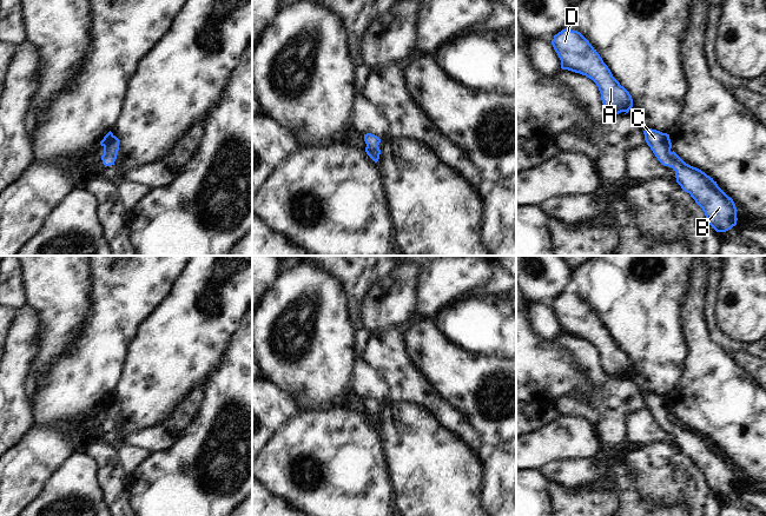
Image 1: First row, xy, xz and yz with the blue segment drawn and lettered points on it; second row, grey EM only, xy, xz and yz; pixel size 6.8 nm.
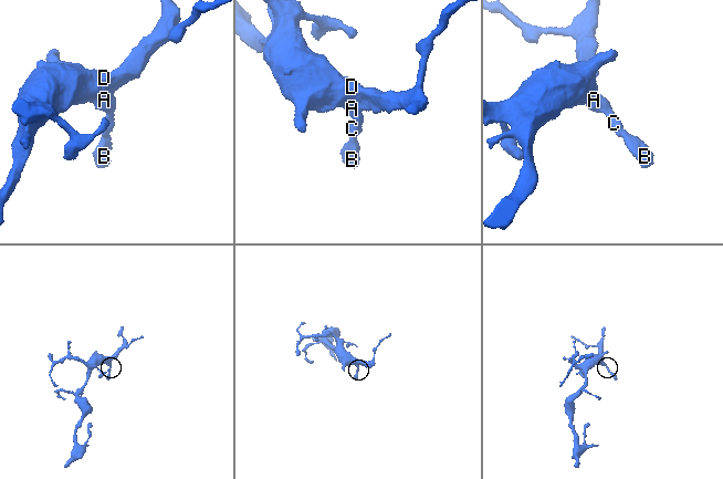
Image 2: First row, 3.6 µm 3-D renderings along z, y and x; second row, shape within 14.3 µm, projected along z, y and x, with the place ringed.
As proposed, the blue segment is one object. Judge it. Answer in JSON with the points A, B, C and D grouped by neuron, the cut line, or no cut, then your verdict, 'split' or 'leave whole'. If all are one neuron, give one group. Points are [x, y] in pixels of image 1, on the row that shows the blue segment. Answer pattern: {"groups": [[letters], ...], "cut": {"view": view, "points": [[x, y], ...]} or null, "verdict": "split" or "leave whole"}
{"groups": [["A", "B", "C", "D"]], "cut": null, "verdict": "leave whole"}

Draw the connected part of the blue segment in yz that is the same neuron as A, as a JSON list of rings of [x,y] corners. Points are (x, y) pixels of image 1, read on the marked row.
[[[564,28],[554,35],[552,45],[561,60],[562,70],[586,75],[596,84],[608,112],[626,114],[632,110],[632,95],[613,77],[600,54],[580,32]]]

